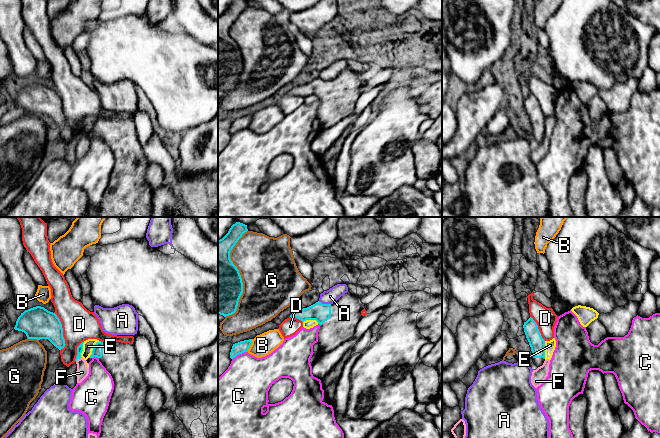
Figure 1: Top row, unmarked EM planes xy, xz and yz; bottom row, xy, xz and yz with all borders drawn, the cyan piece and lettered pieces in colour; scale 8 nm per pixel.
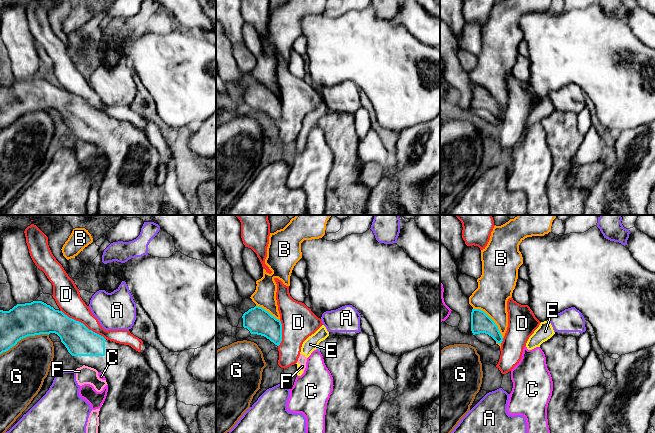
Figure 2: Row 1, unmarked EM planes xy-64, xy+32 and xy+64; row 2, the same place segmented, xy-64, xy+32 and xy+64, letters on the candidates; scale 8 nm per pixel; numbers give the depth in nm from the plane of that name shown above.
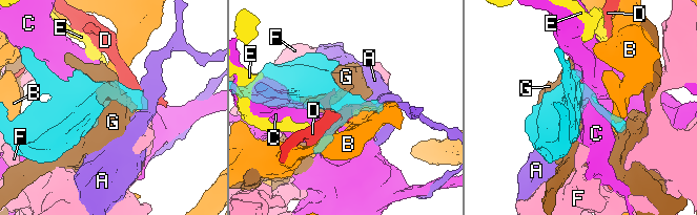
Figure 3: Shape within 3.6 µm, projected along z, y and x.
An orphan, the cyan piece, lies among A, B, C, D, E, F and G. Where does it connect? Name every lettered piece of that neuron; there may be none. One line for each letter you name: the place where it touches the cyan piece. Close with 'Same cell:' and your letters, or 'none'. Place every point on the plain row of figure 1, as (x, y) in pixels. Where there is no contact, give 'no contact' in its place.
Same cell: none

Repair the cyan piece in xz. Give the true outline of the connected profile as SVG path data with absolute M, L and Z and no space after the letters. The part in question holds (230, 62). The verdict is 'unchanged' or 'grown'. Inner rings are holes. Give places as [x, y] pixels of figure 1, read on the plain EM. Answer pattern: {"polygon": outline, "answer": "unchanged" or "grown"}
{"polygon": "M233 0L228 9L218 16L218 90L224 93L236 88L243 69L242 54L230 35L230 28L247 7L247 1Z", "answer": "unchanged"}

